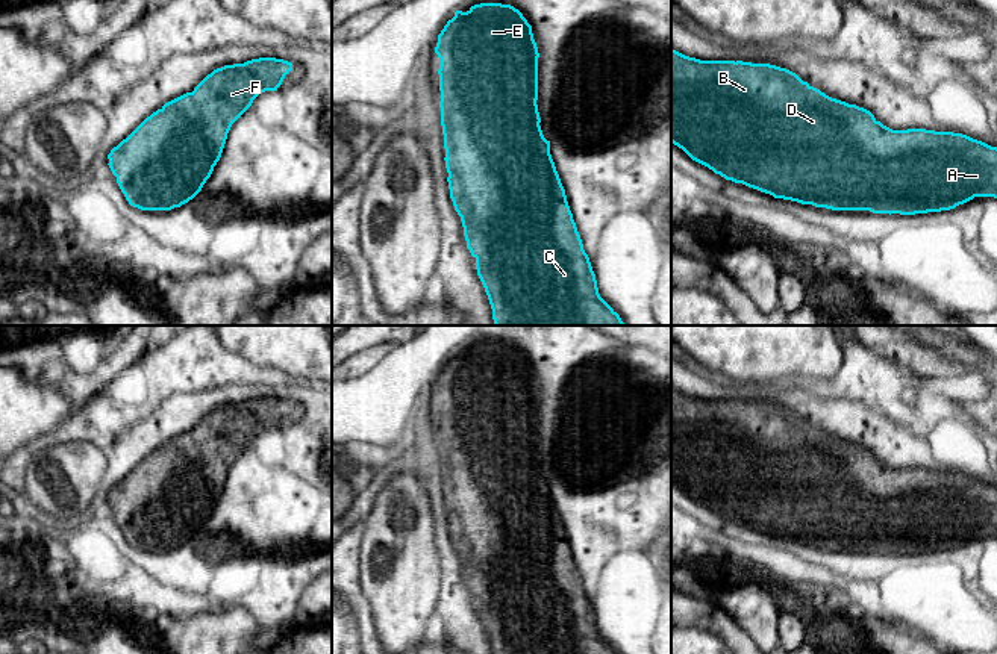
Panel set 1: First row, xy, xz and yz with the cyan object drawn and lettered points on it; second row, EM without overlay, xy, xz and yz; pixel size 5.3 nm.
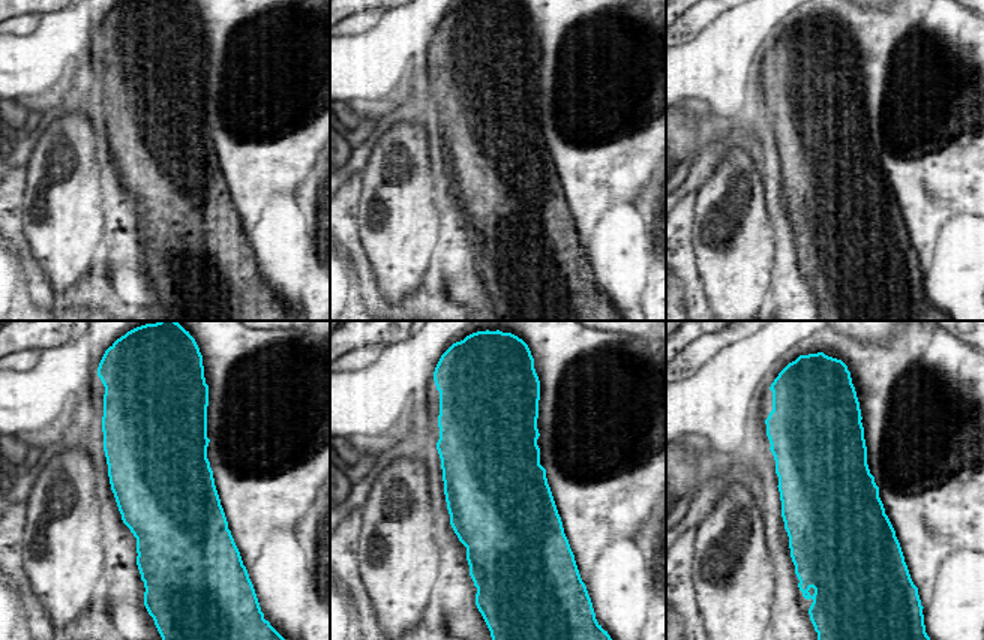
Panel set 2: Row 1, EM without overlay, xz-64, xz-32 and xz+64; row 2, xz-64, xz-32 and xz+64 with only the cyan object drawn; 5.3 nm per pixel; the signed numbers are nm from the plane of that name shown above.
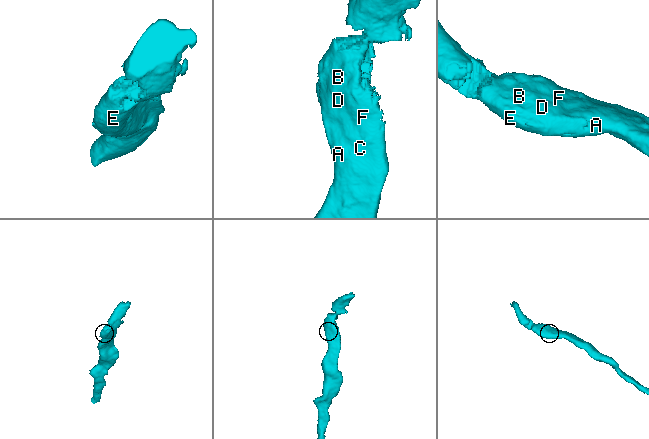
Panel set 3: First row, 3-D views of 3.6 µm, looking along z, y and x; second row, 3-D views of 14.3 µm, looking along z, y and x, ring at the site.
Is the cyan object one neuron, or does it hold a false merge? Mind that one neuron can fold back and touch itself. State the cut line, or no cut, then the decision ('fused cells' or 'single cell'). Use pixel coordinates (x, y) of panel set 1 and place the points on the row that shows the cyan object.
cut none; single cell

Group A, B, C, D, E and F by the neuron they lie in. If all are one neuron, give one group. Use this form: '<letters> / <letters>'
A B C D E F

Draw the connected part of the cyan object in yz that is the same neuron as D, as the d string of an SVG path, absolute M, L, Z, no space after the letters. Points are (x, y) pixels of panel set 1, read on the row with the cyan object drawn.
M671 50L671 142L726 180L832 210L915 215L950 210L974 197L997 198L997 147L953 132L892 130L870 111L832 98L770 64L700 61Z

